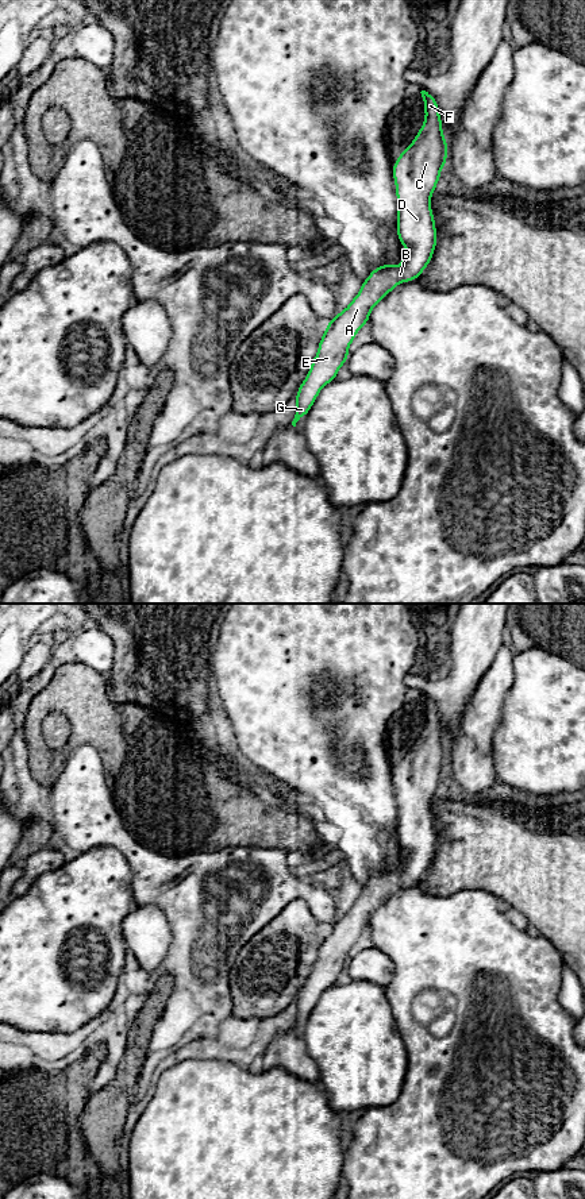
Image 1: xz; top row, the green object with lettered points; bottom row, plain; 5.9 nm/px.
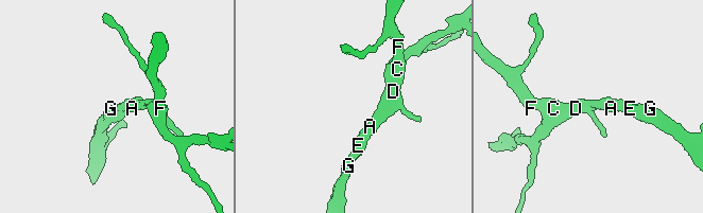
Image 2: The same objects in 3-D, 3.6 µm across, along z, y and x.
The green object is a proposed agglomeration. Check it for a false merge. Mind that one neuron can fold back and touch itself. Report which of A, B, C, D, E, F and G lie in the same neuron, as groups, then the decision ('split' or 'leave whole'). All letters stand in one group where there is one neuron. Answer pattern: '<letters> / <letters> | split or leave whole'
A B C D E F G | leave whole

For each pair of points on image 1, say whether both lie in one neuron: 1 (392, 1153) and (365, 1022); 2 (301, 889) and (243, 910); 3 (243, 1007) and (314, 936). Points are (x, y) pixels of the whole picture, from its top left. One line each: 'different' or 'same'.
1: different
2: same
3: same

